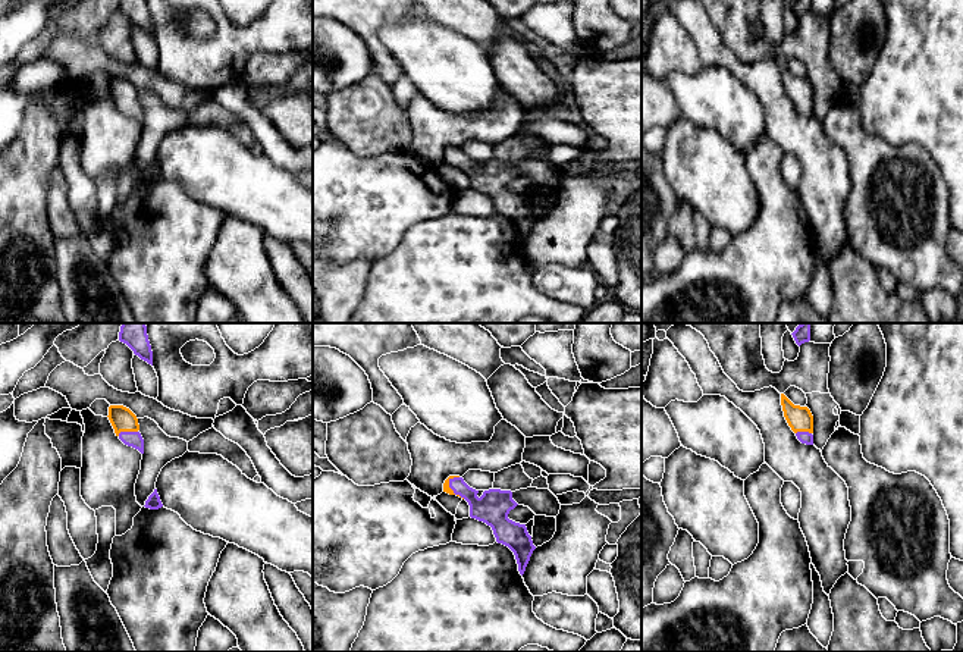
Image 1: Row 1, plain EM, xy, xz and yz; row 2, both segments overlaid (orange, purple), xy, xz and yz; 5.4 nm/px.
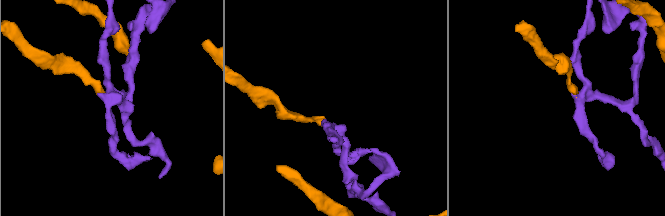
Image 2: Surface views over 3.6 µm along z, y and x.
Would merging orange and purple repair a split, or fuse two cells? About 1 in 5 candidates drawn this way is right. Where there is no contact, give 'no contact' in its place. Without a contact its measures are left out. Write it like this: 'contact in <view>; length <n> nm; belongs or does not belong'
contact in xy; length 110 nm; belongs

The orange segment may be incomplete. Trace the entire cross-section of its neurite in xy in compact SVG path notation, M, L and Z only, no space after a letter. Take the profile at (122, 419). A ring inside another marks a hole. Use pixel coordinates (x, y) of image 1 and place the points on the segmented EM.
M123 405L109 407L109 420L115 429L116 436L128 446L144 454L144 439L141 436L137 416Z

